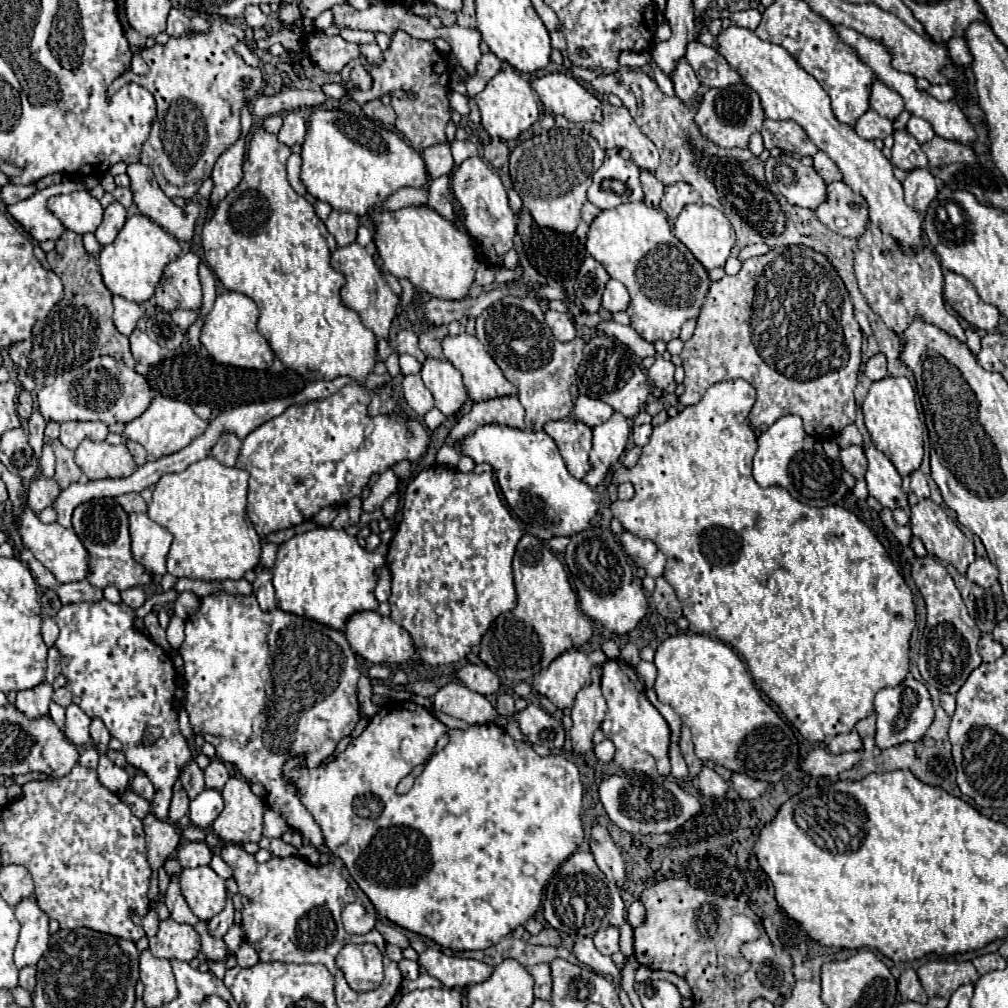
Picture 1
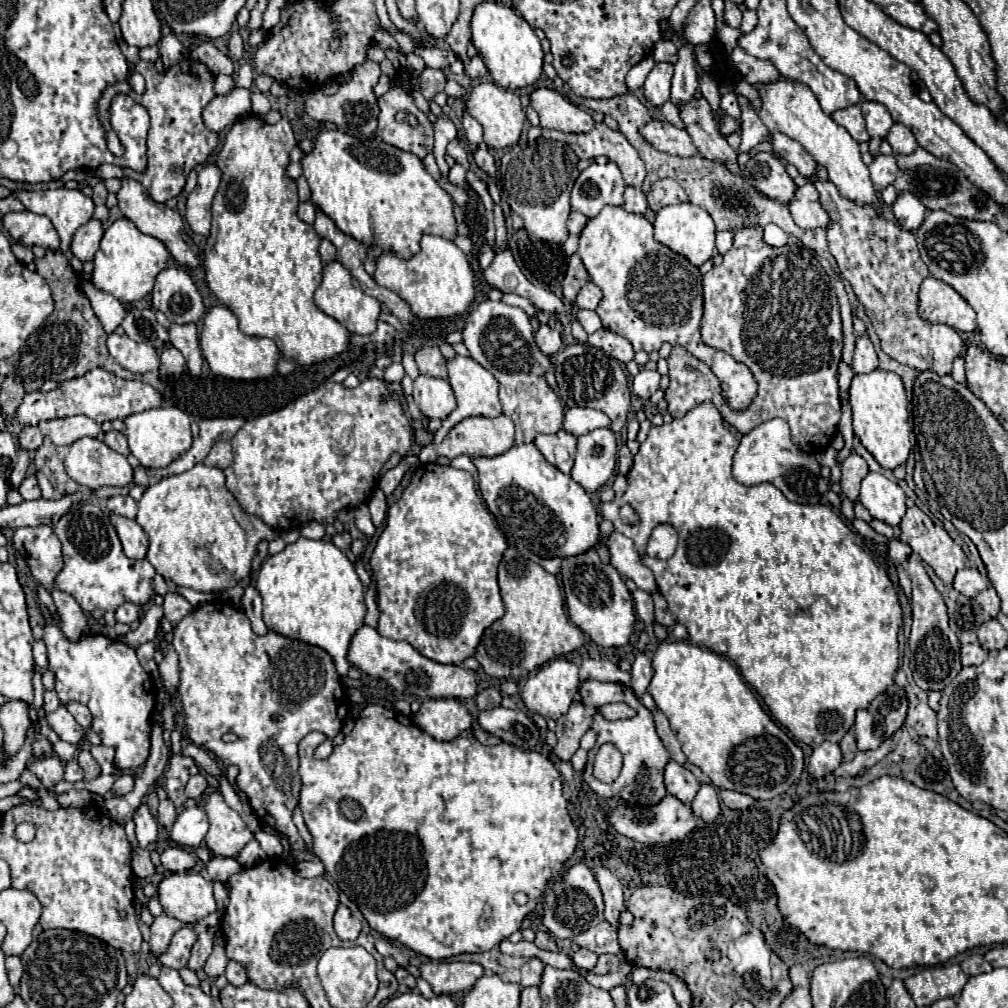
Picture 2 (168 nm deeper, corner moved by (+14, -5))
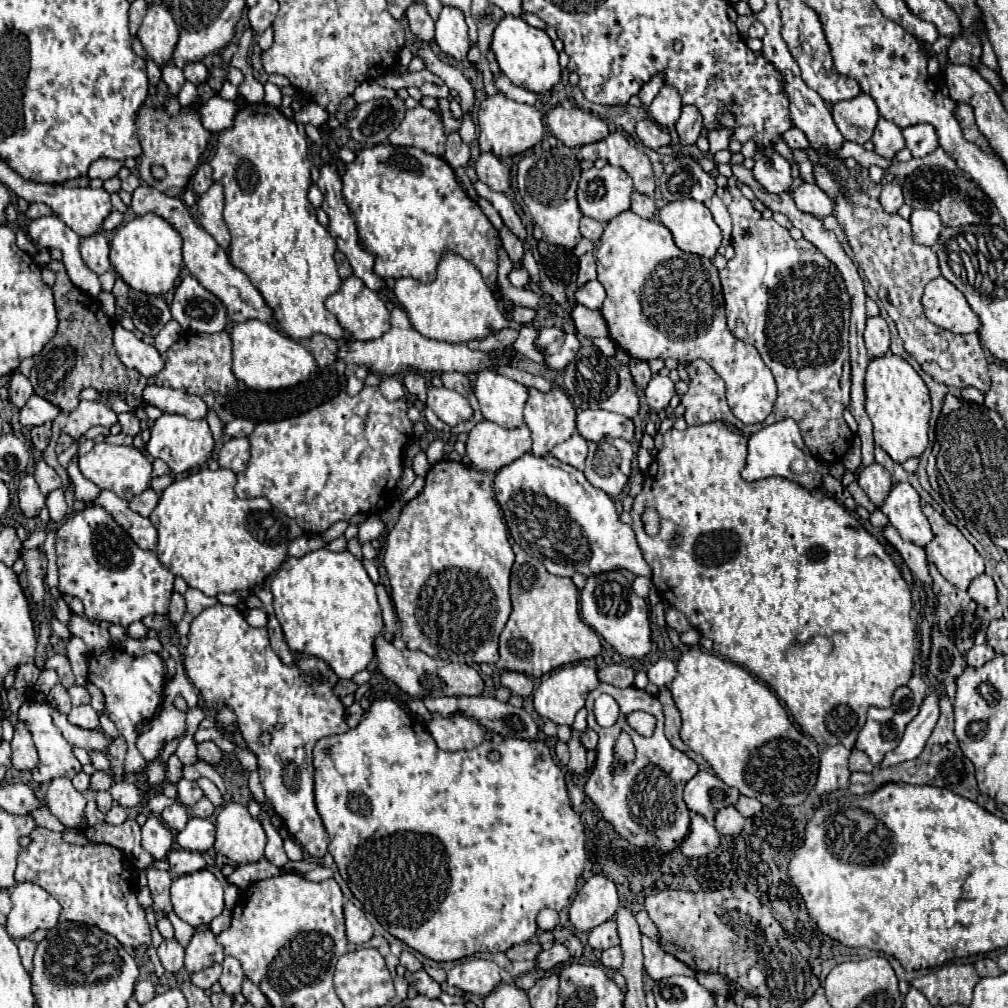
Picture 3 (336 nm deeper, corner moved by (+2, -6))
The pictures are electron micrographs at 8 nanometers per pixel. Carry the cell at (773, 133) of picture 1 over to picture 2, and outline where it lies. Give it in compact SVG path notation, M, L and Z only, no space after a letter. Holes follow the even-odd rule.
M772 134L774 150L788 162L798 168L804 178L810 178L820 194L820 204L830 216L828 224L828 246L832 256L838 262L840 276L848 280L864 306L872 326L882 342L882 350L914 368L916 372L932 370L938 376L952 372L954 358L962 356L964 342L960 334L944 324L930 324L918 316L918 288L920 282L928 276L928 266L924 264L916 238L912 232L902 230L896 222L878 214L872 206L860 206L844 196L830 180L816 178L816 160L804 150L802 144L792 140L786 134Z

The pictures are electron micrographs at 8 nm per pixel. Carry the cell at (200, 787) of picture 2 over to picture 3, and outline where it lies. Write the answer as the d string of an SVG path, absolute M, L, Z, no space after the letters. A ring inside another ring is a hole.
M180 779L178 781L178 801L186 807L194 805L198 799L204 797L204 791L198 787L196 781L186 781L186 779Z

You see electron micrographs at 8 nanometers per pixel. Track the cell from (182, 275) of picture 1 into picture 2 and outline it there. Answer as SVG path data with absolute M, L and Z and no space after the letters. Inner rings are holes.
M166 268L158 274L152 290L152 306L154 310L164 312L172 324L196 324L206 314L204 300L184 268Z

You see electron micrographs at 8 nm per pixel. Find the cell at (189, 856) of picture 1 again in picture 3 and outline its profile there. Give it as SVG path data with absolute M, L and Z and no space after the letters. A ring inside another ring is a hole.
M174 849L168 853L168 863L170 863L170 873L180 877L188 875L194 871L200 871L206 867L206 861L200 853L188 851L188 849Z

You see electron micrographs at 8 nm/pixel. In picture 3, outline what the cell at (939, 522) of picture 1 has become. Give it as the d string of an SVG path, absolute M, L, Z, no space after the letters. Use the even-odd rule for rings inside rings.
M924 505L922 511L928 517L932 533L934 533L934 539L926 545L928 557L934 561L934 565L938 567L938 571L942 573L944 579L948 579L952 585L956 585L960 589L968 589L970 581L976 575L984 573L984 559L978 555L978 551L974 549L974 545L958 531L958 527L954 527L952 523L948 523L938 511L934 511L930 505Z

